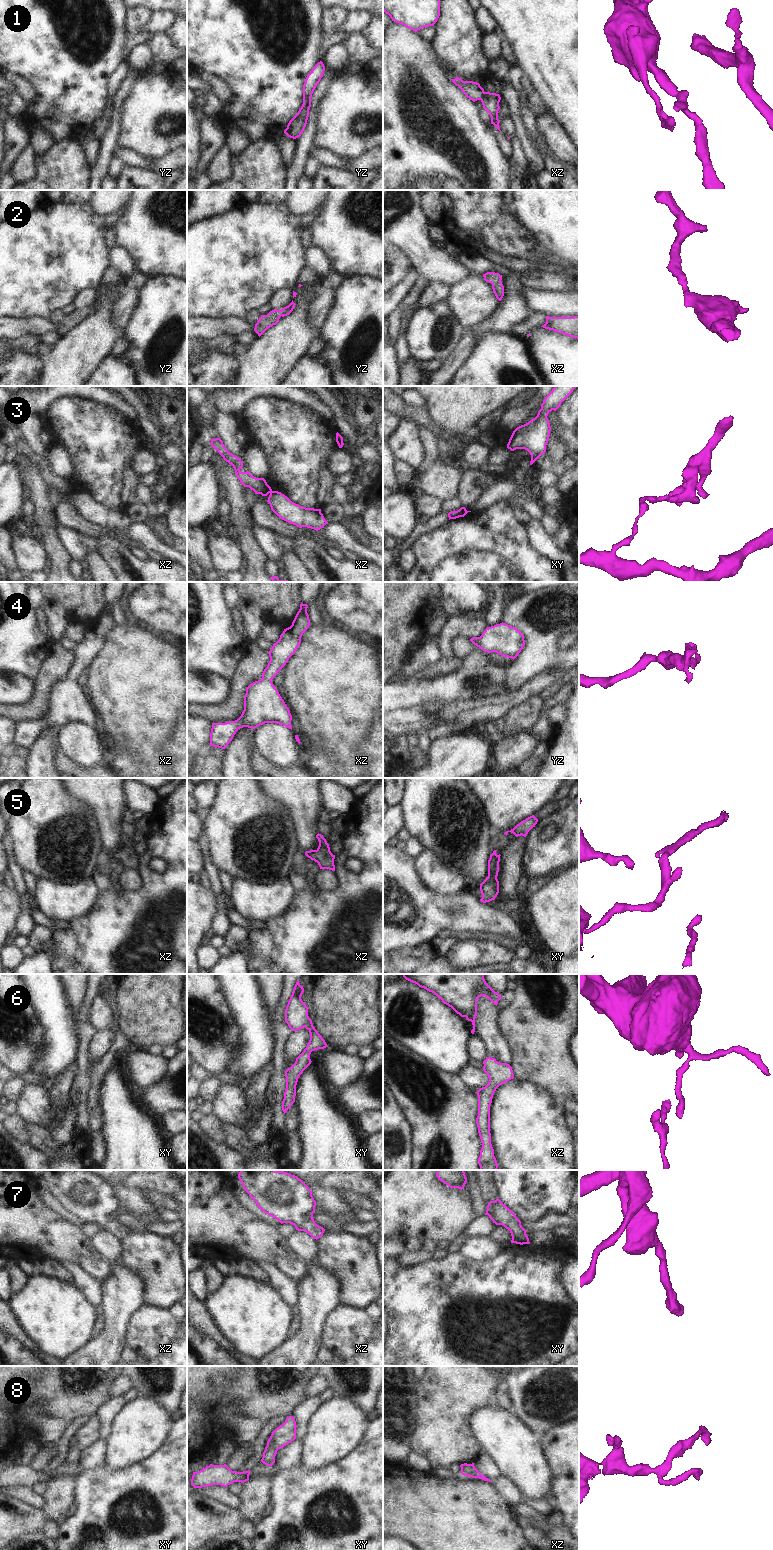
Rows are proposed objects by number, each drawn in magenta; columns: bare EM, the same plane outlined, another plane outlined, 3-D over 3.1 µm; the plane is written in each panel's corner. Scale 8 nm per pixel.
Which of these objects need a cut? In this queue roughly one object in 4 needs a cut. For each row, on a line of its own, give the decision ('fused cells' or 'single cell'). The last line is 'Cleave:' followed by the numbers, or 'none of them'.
1: fused cells
2: single cell
3: fused cells
4: single cell
5: single cell
6: single cell
7: single cell
8: single cell
Cleave: 1, 3

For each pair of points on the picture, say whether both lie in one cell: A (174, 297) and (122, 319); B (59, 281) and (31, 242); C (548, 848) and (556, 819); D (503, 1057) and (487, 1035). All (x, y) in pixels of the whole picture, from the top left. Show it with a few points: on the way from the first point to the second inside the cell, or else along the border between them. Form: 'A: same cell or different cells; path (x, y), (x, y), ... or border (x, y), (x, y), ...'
A: different cells; border (139, 293), (137, 305), (123, 333)
B: same cell; path (49, 271), (31, 252)
C: same cell; path (555, 841), (559, 837), (559, 826)
D: same cell; path (501, 1052), (492, 1040)

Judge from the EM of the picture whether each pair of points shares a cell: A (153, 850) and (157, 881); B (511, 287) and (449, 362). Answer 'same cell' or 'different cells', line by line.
A: same cell
B: same cell

